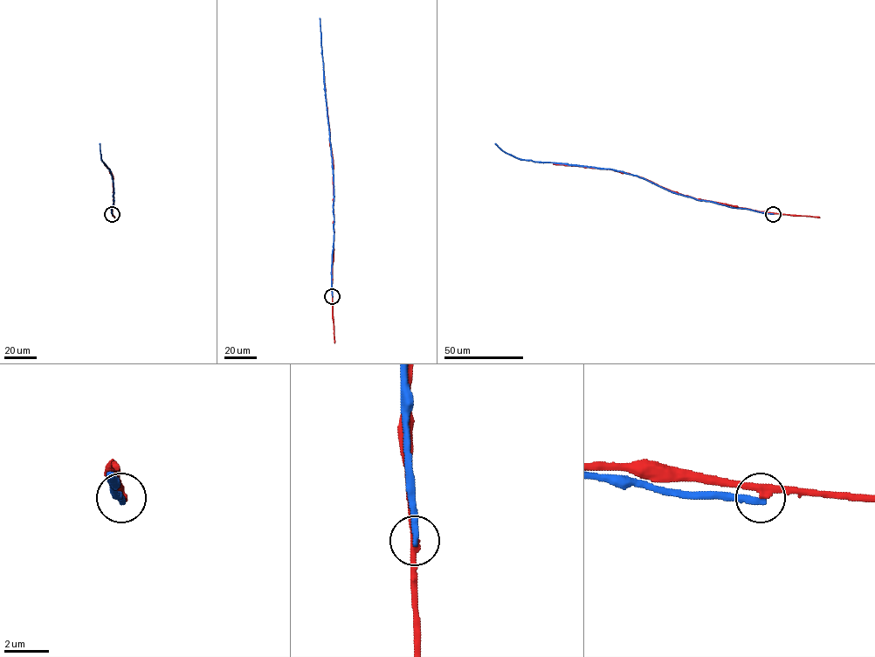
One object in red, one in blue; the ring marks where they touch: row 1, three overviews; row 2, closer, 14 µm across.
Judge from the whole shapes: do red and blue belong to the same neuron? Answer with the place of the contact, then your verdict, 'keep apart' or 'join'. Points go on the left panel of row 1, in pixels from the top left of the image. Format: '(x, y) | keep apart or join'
(112, 214) | keep apart

